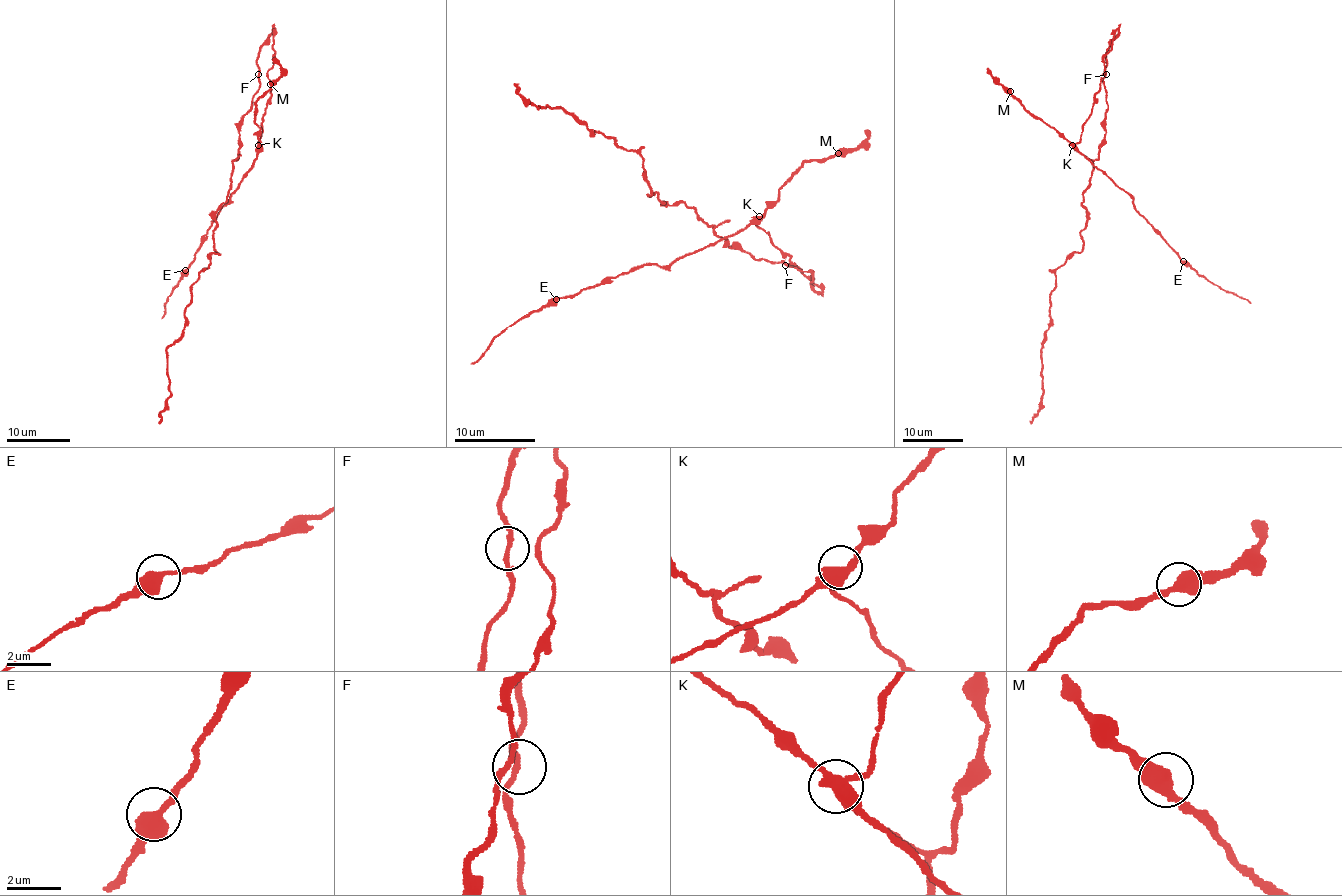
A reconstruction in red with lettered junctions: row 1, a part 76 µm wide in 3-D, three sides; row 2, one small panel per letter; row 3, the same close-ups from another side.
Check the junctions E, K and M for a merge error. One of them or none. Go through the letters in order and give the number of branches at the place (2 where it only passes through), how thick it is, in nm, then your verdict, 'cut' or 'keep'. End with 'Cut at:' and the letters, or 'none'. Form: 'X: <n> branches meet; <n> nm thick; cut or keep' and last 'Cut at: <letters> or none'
E: 3 branches meet; 380 nm thick; keep
K: 3 branches meet; 400 nm thick; cut
M: 2 branches meet; 480 nm thick; keep
Cut at: K

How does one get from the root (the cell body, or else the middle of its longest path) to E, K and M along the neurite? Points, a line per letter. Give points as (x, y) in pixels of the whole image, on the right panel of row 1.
E: (1104, 74), (1110, 45), (1103, 58), (1099, 91), (1076, 148), (1130, 195), (1135, 210), (1183, 261)
K: (1104, 74), (1110, 45), (1092, 113), (1079, 140), (1072, 145)
M: (1104, 74), (1110, 45), (1092, 113), (1075, 143), (1036, 118), (1010, 91)

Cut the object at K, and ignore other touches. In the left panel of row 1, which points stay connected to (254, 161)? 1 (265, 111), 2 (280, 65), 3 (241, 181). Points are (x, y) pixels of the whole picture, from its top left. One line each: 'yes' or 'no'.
1: no
2: yes
3: yes

